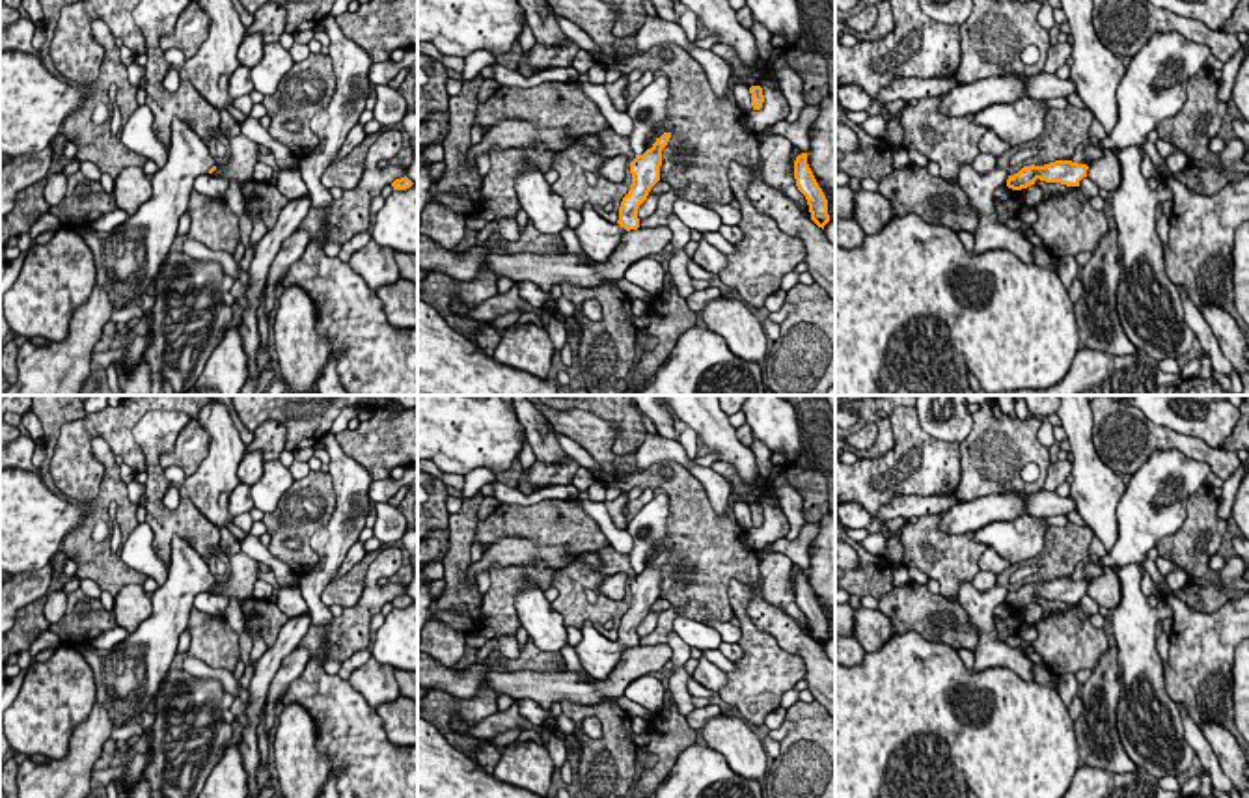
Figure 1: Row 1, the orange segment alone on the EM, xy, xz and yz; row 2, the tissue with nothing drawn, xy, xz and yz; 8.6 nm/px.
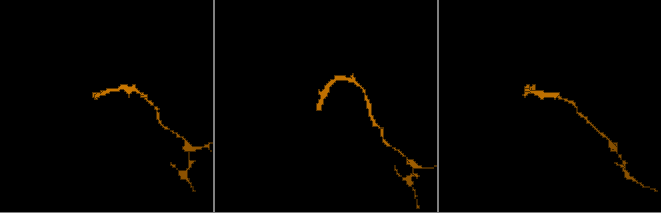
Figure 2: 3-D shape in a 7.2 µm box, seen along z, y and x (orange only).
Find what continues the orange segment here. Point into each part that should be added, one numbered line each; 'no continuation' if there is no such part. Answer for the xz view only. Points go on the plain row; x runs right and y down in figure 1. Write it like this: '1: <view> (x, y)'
1: xz (599, 655)

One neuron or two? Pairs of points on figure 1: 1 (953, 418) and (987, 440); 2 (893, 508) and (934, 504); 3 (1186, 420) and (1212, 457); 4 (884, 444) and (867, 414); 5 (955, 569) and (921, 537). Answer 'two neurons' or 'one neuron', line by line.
1: two neurons
2: one neuron
3: two neurons
4: one neuron
5: one neuron

